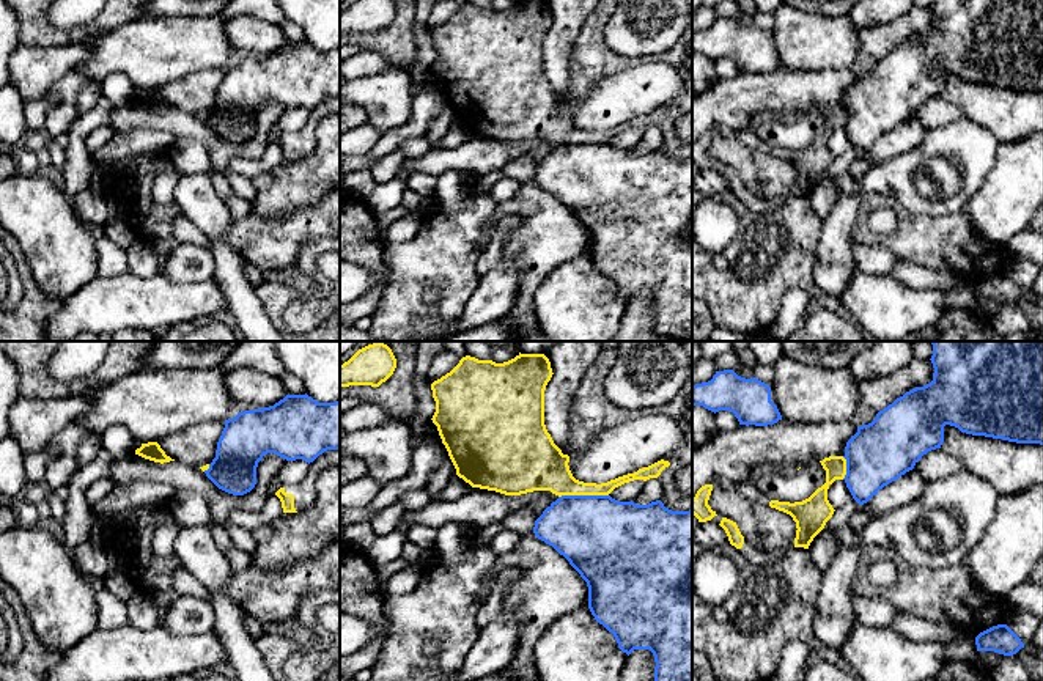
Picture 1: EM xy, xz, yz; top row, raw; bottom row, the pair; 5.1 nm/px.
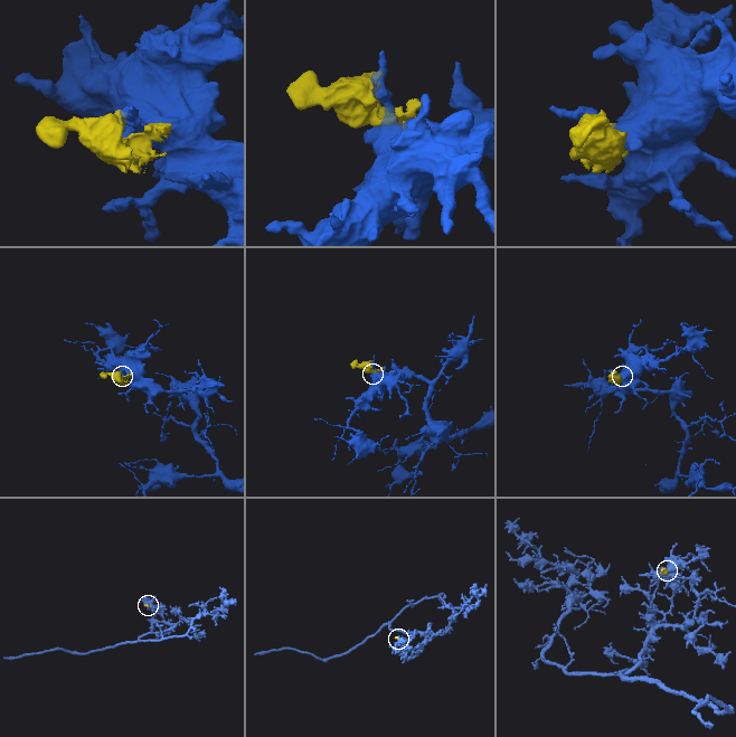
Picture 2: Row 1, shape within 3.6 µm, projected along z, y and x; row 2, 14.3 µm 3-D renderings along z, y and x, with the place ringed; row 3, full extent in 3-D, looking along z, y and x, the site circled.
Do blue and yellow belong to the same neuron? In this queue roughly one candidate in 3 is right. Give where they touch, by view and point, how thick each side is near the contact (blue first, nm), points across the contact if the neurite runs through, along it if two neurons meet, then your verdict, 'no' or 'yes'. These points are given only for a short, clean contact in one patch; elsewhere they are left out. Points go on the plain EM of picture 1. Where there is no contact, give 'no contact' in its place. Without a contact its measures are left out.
contact xz (582, 143); calibres 420 and 240 nm; no

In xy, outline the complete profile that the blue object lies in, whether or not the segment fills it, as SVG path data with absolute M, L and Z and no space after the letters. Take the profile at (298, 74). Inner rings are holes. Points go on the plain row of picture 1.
M307 41L286 42L274 53L244 58L225 68L216 105L205 121L219 137L244 143L255 135L256 115L264 102L274 101L286 109L304 107L310 112L327 98L340 98L340 49L318 50Z

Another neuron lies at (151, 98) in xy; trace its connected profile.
M157 90L142 91L142 94L135 98L135 102L160 112L175 109L165 102Z

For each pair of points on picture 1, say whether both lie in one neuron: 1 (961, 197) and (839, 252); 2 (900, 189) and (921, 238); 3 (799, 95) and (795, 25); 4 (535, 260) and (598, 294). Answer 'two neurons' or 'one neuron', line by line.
1: one neuron
2: two neurons
3: two neurons
4: two neurons

